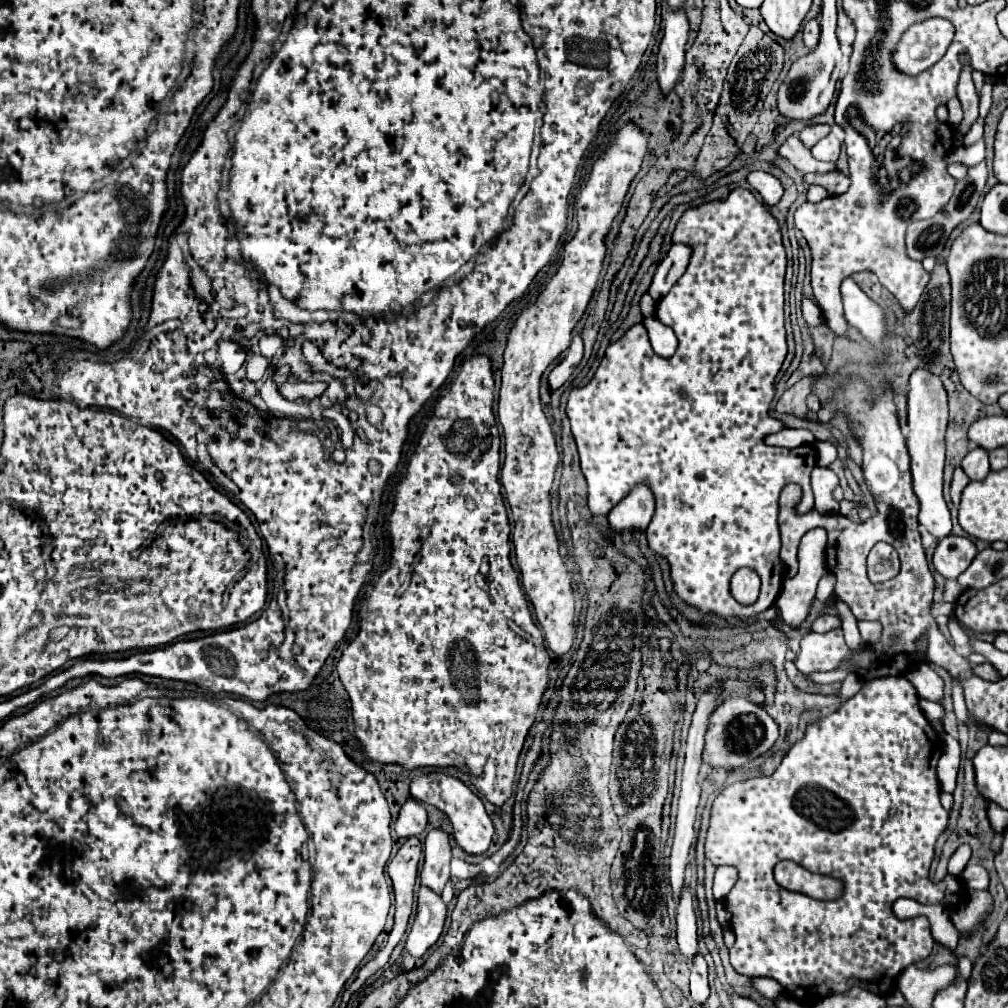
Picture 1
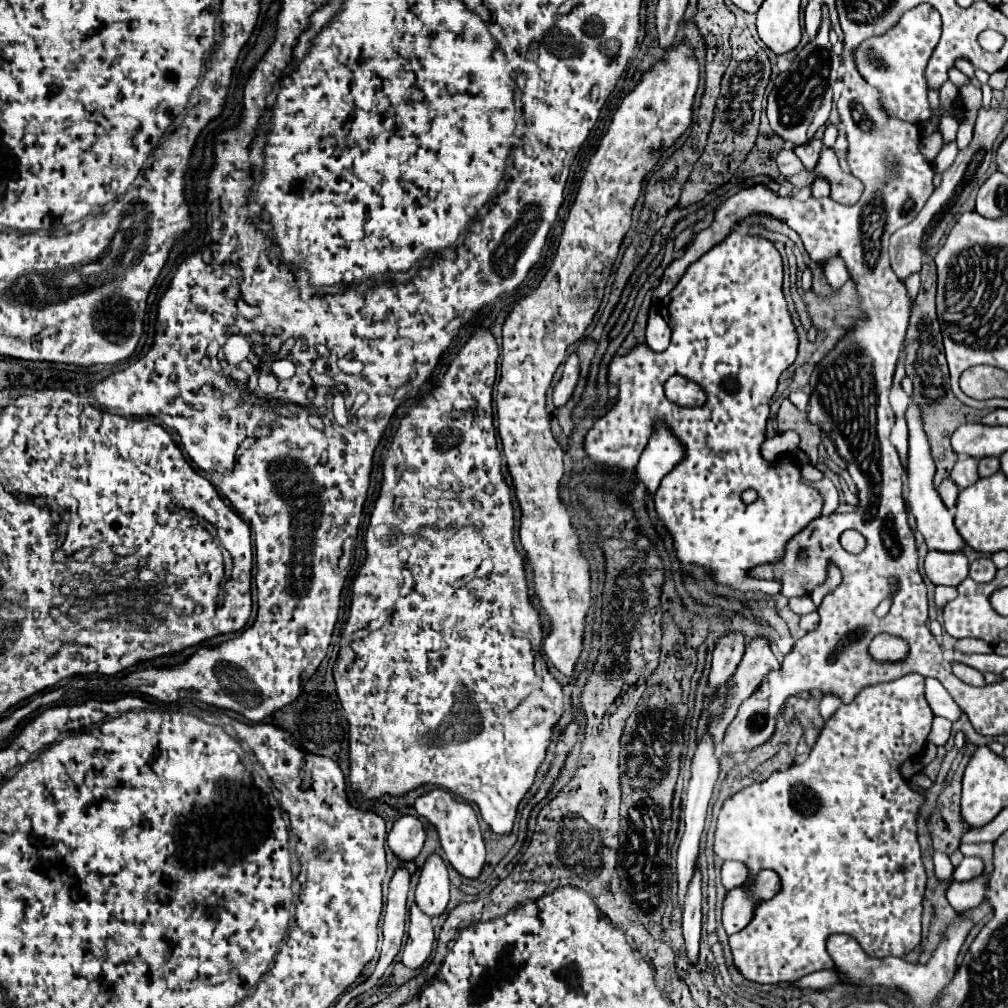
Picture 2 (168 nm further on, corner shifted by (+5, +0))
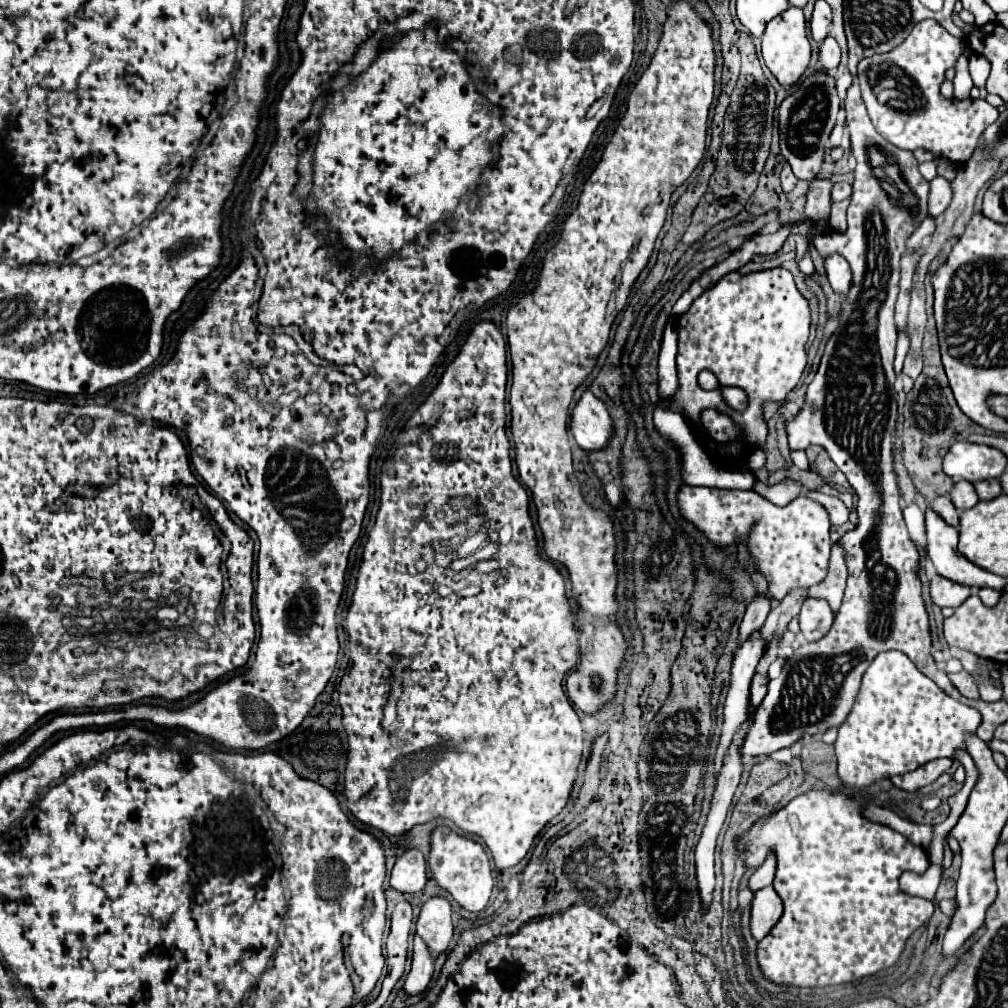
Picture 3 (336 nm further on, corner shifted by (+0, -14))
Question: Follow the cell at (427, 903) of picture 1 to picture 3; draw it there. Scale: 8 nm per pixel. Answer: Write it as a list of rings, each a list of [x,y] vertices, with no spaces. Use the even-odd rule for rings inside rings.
[[[416,934],[414,936],[414,952],[412,952],[412,968],[406,976],[404,990],[408,994],[420,994],[428,988],[434,972],[434,956],[426,942]]]

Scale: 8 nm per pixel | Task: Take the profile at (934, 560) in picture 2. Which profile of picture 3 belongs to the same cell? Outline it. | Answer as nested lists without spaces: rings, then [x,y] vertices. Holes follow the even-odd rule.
[[[934,576],[930,580],[930,596],[932,596],[932,602],[936,606],[940,606],[940,608],[944,608],[944,606],[958,608],[970,594],[972,594],[972,588],[970,586],[952,582],[952,580],[944,578],[944,576]]]

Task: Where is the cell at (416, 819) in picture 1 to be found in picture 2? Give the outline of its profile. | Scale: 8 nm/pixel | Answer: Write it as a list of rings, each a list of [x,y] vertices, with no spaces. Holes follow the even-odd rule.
[[[401,816],[387,834],[387,846],[401,864],[413,862],[425,842],[423,824],[415,816]]]

